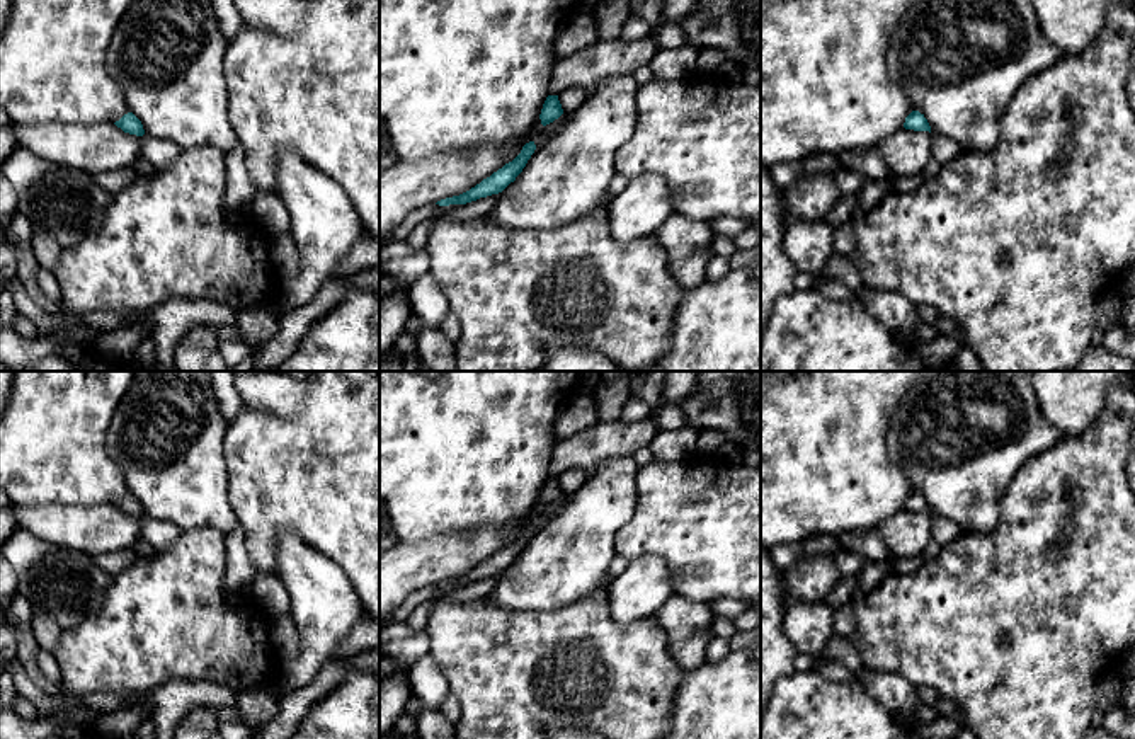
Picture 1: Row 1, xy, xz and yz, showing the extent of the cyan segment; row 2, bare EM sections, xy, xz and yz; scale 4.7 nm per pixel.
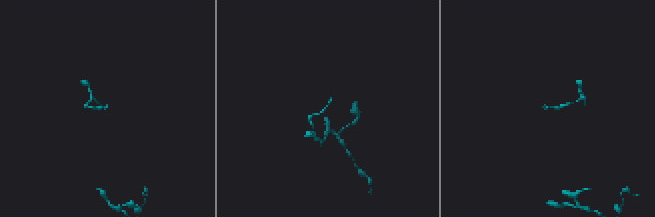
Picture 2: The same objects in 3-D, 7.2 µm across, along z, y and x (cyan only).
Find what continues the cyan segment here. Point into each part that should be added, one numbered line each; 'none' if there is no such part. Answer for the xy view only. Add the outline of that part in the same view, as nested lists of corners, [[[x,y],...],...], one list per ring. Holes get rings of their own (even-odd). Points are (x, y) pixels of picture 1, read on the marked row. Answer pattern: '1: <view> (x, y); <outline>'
1: xy (167, 57); [[[131,0],[109,44],[106,70],[121,87],[129,112],[141,121],[146,136],[168,140],[182,150],[216,146],[226,155],[238,145],[223,73],[228,43],[211,0]]]

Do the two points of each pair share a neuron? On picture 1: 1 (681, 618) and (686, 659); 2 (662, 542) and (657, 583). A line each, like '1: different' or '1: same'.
1: same
2: different

